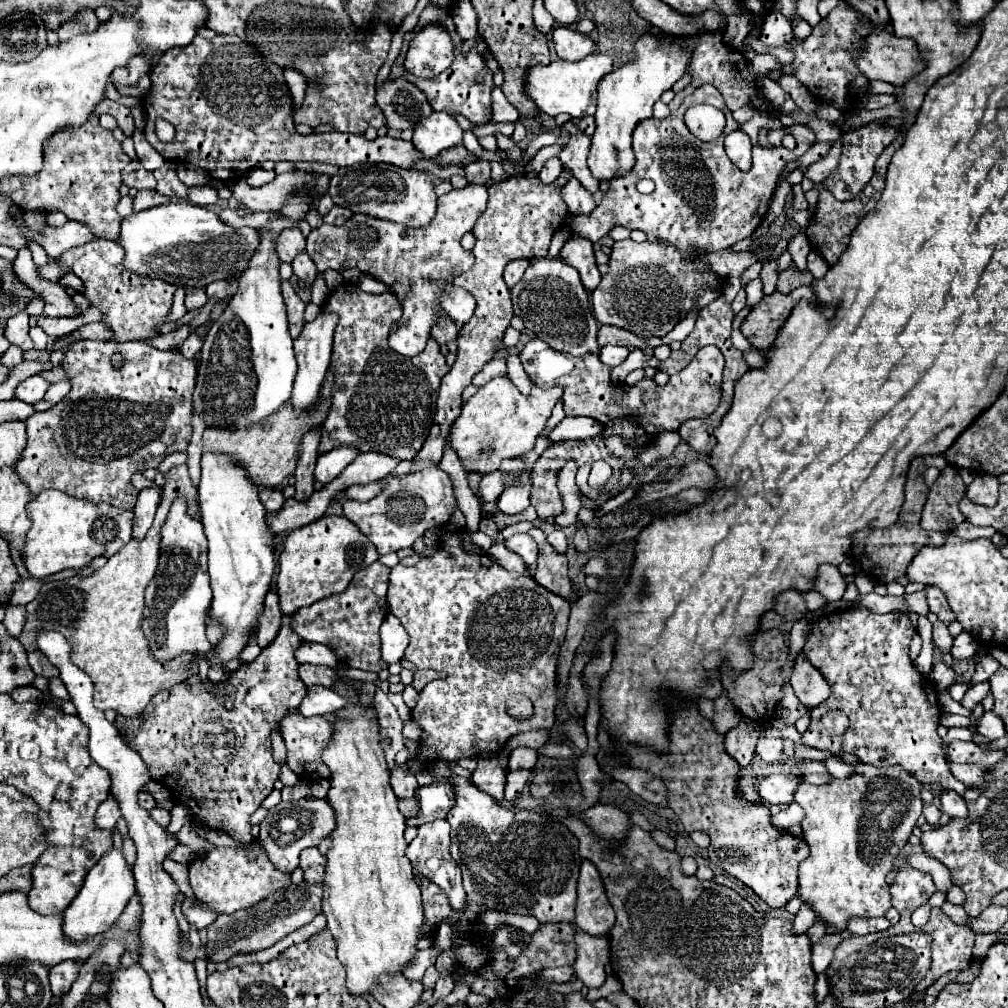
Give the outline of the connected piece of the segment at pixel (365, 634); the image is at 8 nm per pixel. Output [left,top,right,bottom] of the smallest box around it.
[295,561,389,685]

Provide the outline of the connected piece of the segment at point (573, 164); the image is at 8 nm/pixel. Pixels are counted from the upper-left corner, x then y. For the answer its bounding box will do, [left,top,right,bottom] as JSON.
[559,123,599,193]

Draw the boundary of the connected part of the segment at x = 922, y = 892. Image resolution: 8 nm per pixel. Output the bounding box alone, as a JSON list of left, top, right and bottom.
[881,861,937,937]

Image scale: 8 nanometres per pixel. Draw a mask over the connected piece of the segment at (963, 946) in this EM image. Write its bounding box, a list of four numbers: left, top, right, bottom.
[909,909,975,999]

